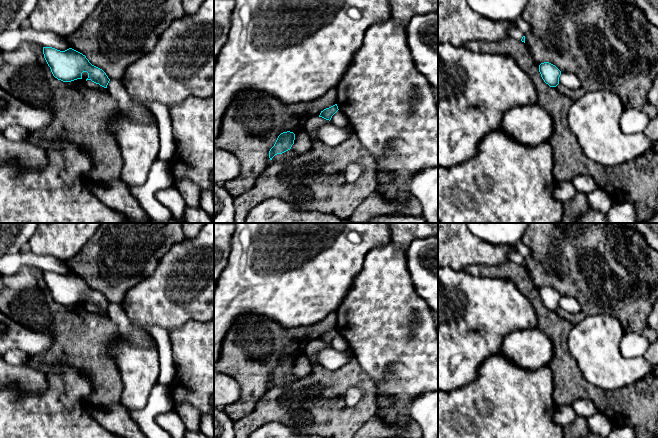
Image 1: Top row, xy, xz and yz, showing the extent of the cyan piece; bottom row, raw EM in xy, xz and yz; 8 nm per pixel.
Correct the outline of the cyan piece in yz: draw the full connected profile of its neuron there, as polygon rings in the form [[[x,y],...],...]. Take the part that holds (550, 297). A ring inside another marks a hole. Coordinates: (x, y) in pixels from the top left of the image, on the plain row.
[[[544,286],[539,289],[539,296],[542,303],[550,311],[556,311],[559,308],[561,295],[553,288]]]

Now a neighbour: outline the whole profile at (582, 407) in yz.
[[[578,399],[574,401],[572,407],[577,415],[583,416],[585,419],[598,411],[594,403],[587,399]]]

